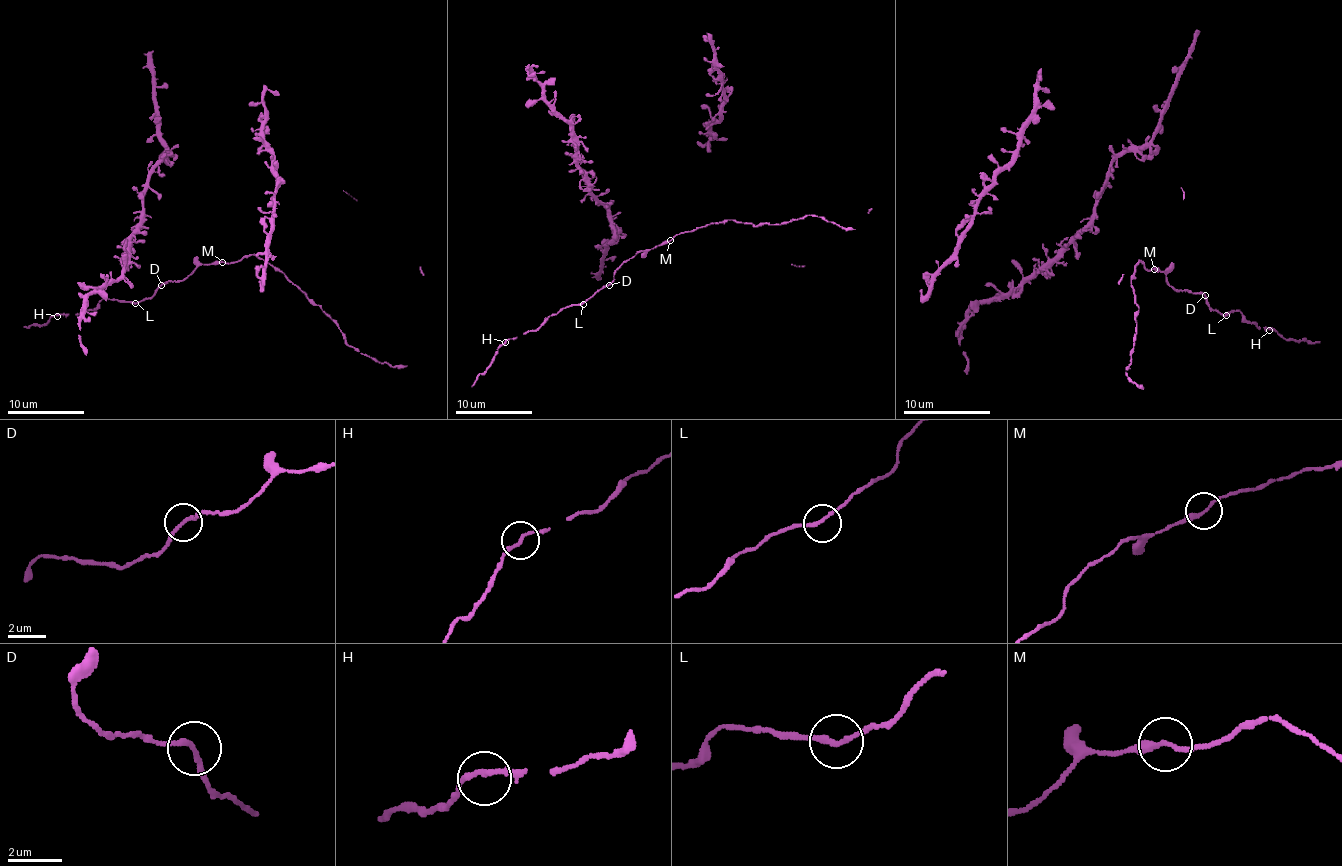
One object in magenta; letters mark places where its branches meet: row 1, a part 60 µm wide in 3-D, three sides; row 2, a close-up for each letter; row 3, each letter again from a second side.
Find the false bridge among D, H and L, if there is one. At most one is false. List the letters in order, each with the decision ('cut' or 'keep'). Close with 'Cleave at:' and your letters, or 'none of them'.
D: keep
H: keep
L: keep
Cleave at: none of them

